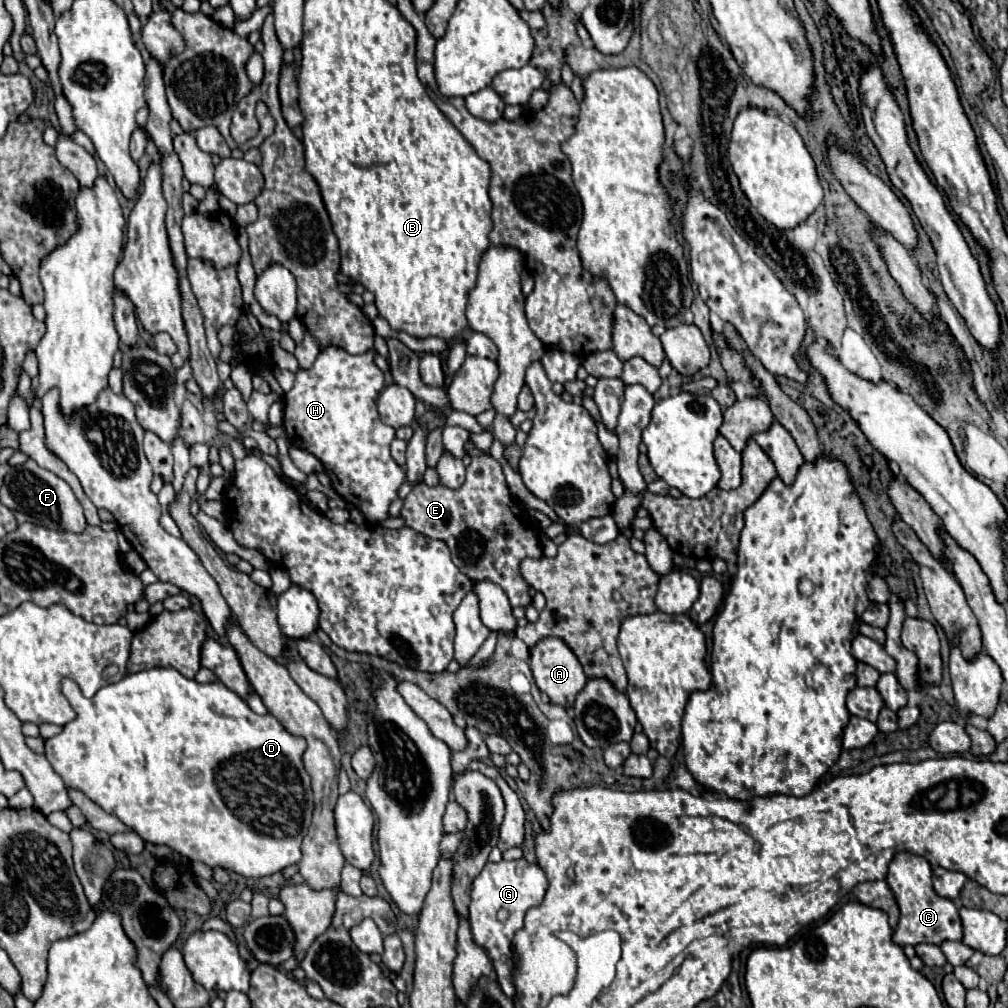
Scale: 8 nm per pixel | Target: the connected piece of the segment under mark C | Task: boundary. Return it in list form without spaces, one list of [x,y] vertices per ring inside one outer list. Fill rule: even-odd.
[[[906,851],[898,853],[890,863],[886,883],[892,889],[896,903],[900,907],[900,921],[892,935],[892,941],[896,945],[918,945],[918,943],[940,945],[944,941],[962,939],[962,921],[958,909],[950,899],[942,899],[936,895],[932,887],[932,869],[924,857]]]

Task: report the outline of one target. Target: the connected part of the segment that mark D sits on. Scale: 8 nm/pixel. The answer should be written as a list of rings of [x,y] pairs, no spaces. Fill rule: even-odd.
[[[156,667],[150,671],[126,675],[122,681],[102,687],[92,699],[86,699],[72,679],[64,679],[62,693],[66,695],[72,709],[76,711],[76,719],[64,725],[62,733],[58,733],[52,739],[46,739],[46,759],[50,761],[54,771],[64,779],[66,787],[76,787],[84,791],[86,797],[90,797],[106,813],[116,815],[124,825],[132,827],[144,841],[168,845],[170,849],[188,857],[192,863],[200,861],[210,869],[222,867],[242,877],[260,879],[260,877],[274,875],[284,867],[300,861],[300,843],[308,833],[308,825],[312,821],[312,811],[314,811],[314,793],[310,787],[310,775],[306,773],[302,763],[302,755],[306,751],[306,739],[300,735],[288,733],[276,717],[272,717],[270,713],[256,715],[240,695],[236,695],[220,681],[202,685],[194,679],[186,679],[182,673],[178,673],[172,667]]]

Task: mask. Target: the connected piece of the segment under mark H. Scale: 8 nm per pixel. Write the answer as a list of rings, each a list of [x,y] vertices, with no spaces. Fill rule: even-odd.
[[[332,343],[326,345],[310,369],[300,369],[296,373],[294,387],[286,393],[282,427],[286,429],[288,441],[292,445],[314,453],[322,461],[334,491],[344,501],[358,507],[368,521],[378,523],[388,517],[388,505],[396,499],[396,491],[406,481],[406,477],[404,477],[404,469],[390,455],[394,429],[384,425],[378,417],[376,397],[384,387],[384,373],[376,367],[374,357],[376,357],[376,349],[370,349],[362,355],[350,355],[338,345]]]

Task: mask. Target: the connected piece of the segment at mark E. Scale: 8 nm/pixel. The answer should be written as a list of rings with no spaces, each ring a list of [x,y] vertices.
[[[488,453],[472,457],[470,467],[466,469],[466,481],[456,491],[444,489],[442,485],[416,485],[404,499],[400,517],[406,521],[406,527],[430,539],[444,541],[452,553],[454,565],[474,585],[480,581],[492,581],[500,585],[512,607],[528,607],[532,603],[528,585],[520,577],[518,565],[526,557],[542,557],[538,535],[540,529],[530,517],[528,509],[510,495],[502,467]]]

